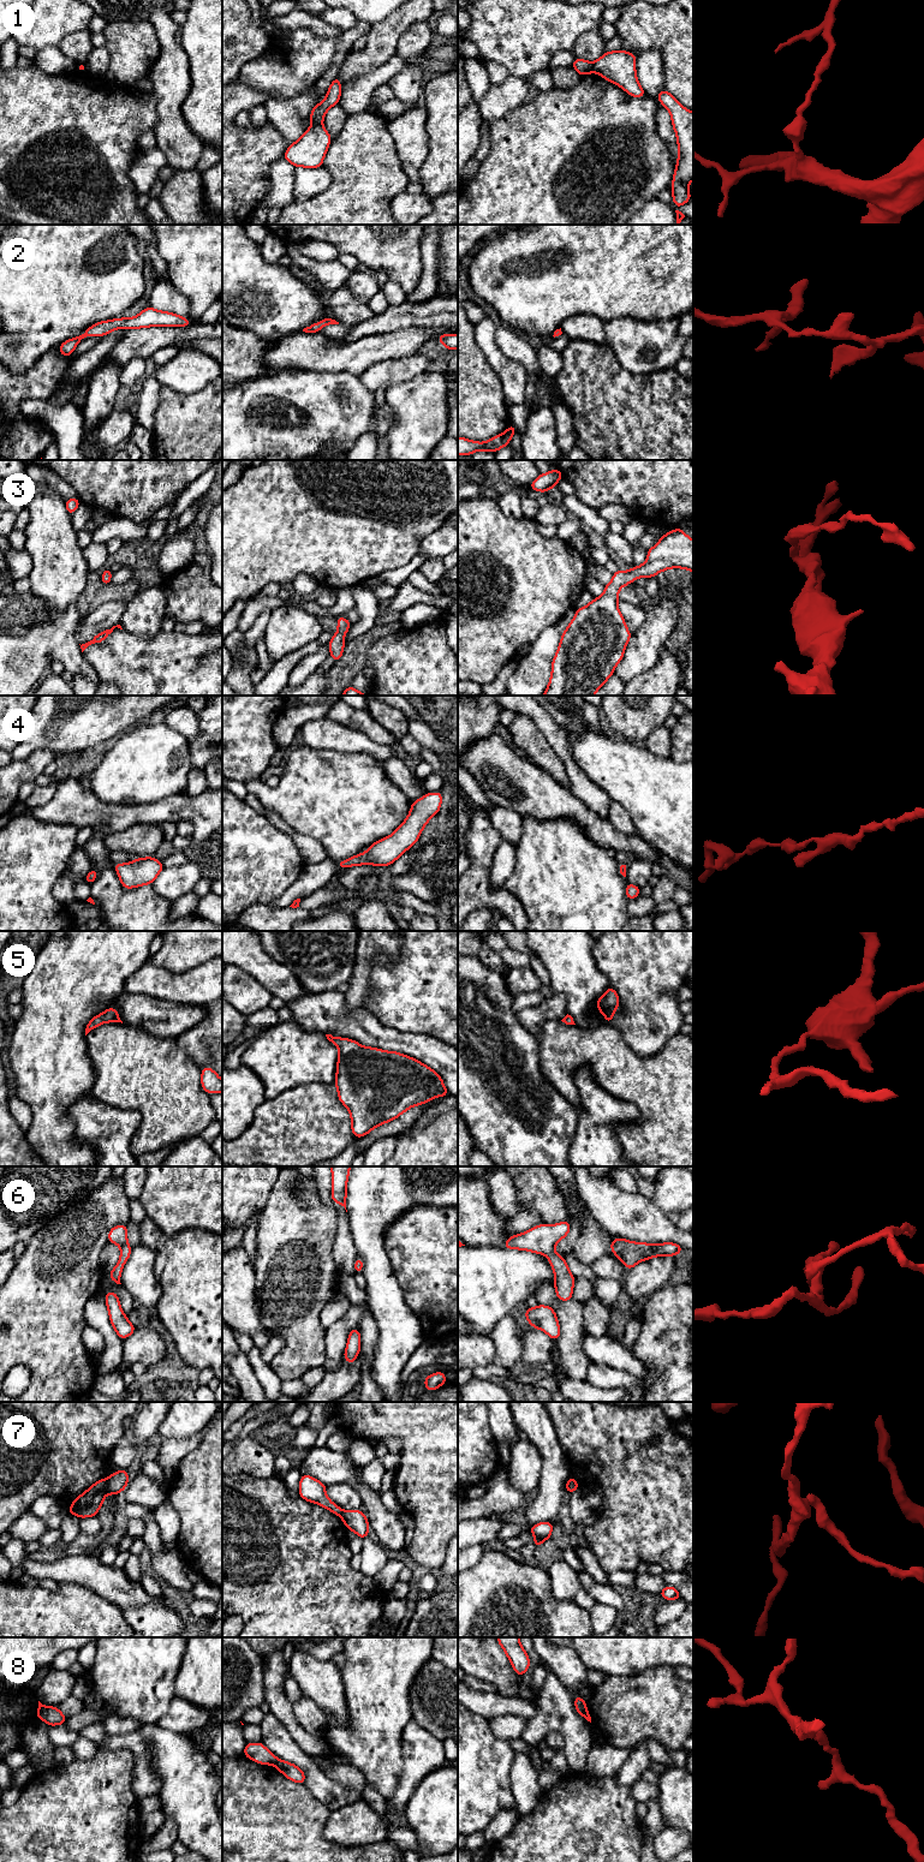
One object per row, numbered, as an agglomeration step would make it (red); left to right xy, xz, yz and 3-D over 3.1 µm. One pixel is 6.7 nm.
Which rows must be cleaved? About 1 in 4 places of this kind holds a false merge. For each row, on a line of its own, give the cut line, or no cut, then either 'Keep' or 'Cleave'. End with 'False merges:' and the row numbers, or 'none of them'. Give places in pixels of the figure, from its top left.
1: Split along xz (321, 124), (313, 125). Cleave
2: No split. Keep
3: No split. Keep
4: No split. Keep
5: No split. Keep
6: No split. Keep
7: Split along xy (105, 1479), (106, 1492). Cleave
8: Split along xz (279, 1760), (274, 1765). Cleave
False merges: 1, 7, 8

